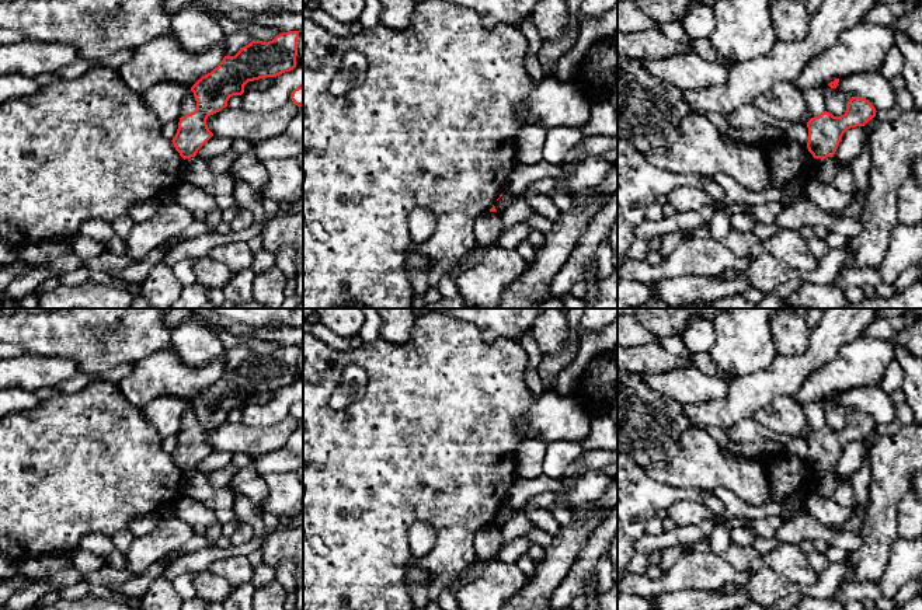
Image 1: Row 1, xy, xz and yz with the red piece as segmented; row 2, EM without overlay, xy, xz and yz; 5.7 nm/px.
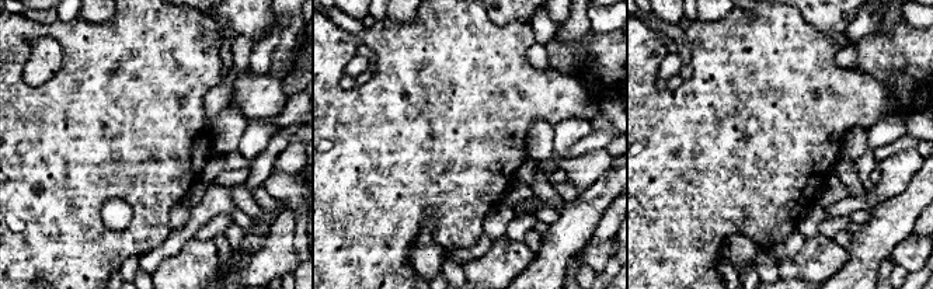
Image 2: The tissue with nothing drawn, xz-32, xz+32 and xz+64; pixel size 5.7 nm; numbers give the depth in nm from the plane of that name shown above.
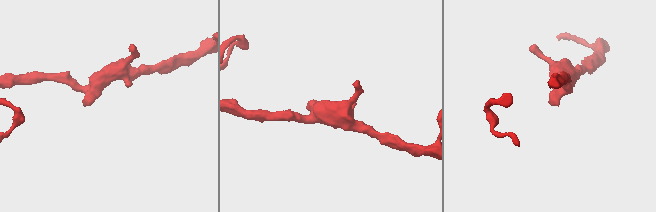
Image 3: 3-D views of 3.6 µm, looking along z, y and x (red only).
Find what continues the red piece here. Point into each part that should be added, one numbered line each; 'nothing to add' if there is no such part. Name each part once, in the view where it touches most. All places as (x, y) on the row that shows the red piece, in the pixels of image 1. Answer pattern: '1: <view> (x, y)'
nothing to add

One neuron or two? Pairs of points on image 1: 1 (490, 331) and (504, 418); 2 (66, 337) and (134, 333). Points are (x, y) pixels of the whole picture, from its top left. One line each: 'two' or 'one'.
1: two
2: one

